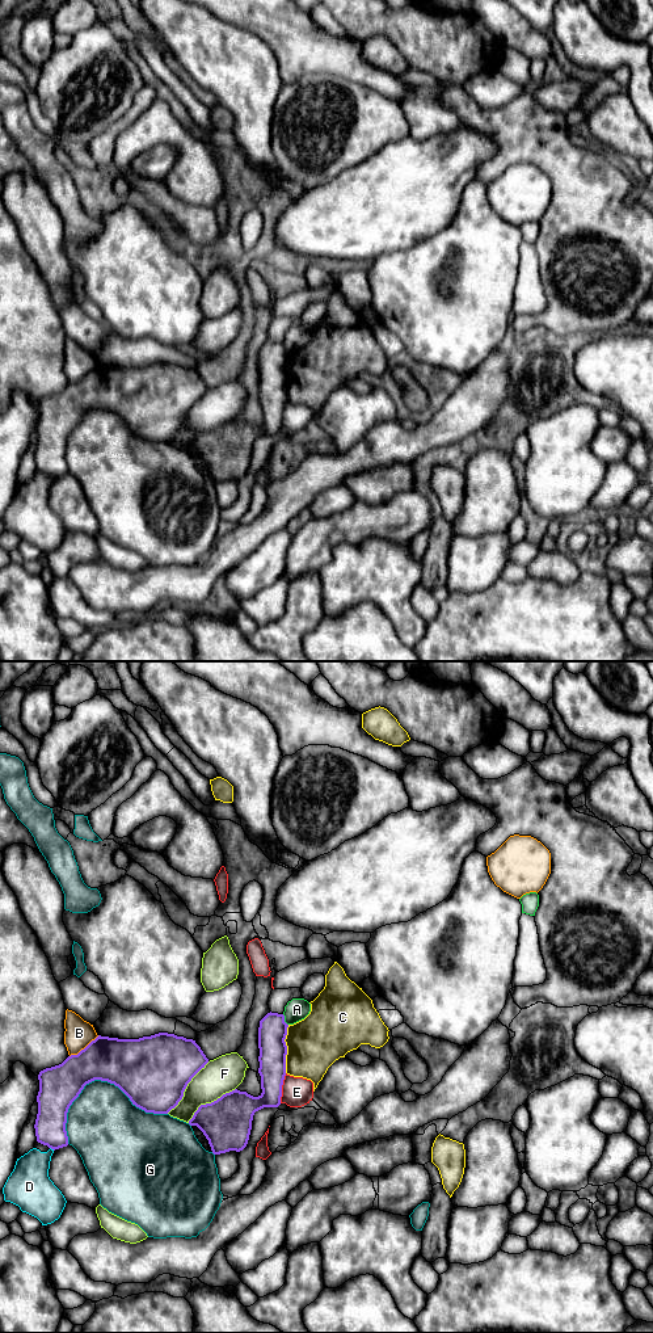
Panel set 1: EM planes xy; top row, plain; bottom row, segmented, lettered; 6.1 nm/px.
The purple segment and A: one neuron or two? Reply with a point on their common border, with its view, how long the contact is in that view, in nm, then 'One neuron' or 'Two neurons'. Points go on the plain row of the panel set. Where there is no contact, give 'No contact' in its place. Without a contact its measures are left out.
Touches purple at xy (283, 348). Shared border 80 nm. Two neurons

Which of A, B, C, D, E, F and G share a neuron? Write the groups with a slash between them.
A / B / C / D / E / F / G

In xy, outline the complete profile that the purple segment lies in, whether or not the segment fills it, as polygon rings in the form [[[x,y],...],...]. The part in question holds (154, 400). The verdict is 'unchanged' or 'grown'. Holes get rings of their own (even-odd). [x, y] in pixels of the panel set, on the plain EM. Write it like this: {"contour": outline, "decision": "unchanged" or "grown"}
{"contour": [[[159,361],[139,367],[118,367],[98,363],[77,383],[68,384],[62,392],[39,400],[35,447],[37,470],[51,478],[68,474],[66,459],[67,441],[84,415],[94,408],[118,415],[146,441],[168,442],[184,425],[191,407],[208,391],[201,375],[193,367]]], "decision": "unchanged"}

